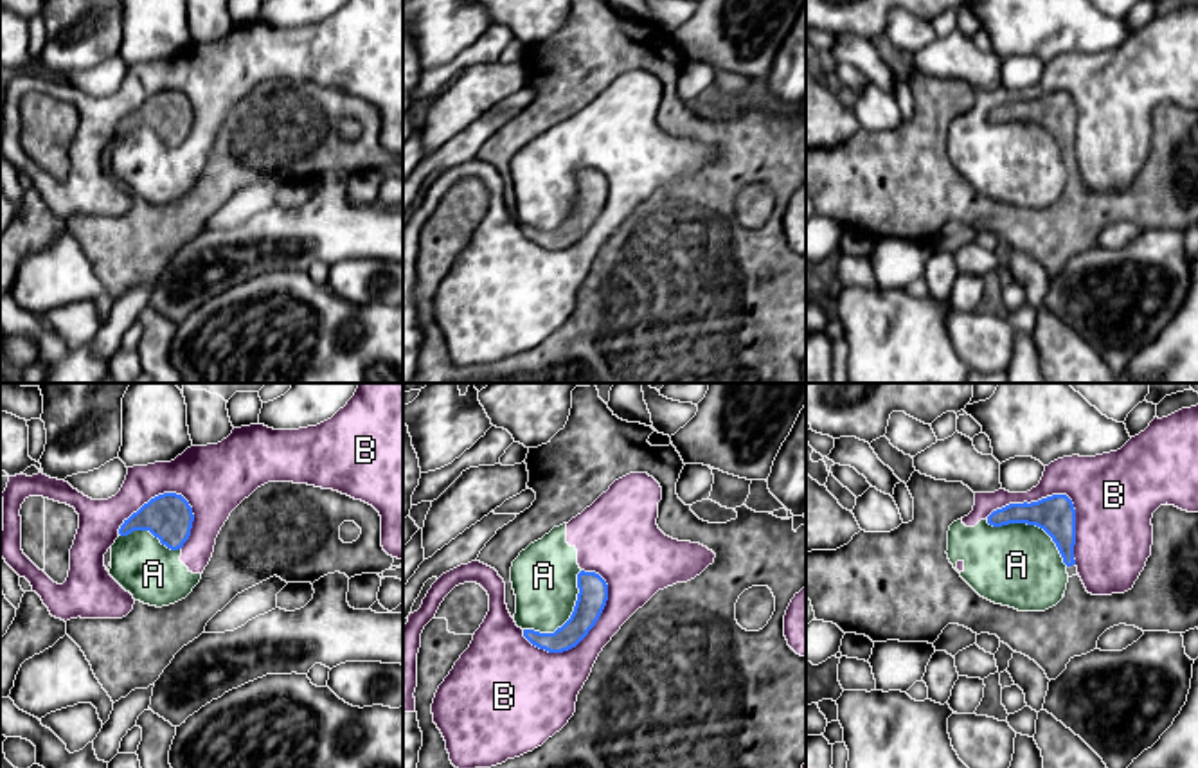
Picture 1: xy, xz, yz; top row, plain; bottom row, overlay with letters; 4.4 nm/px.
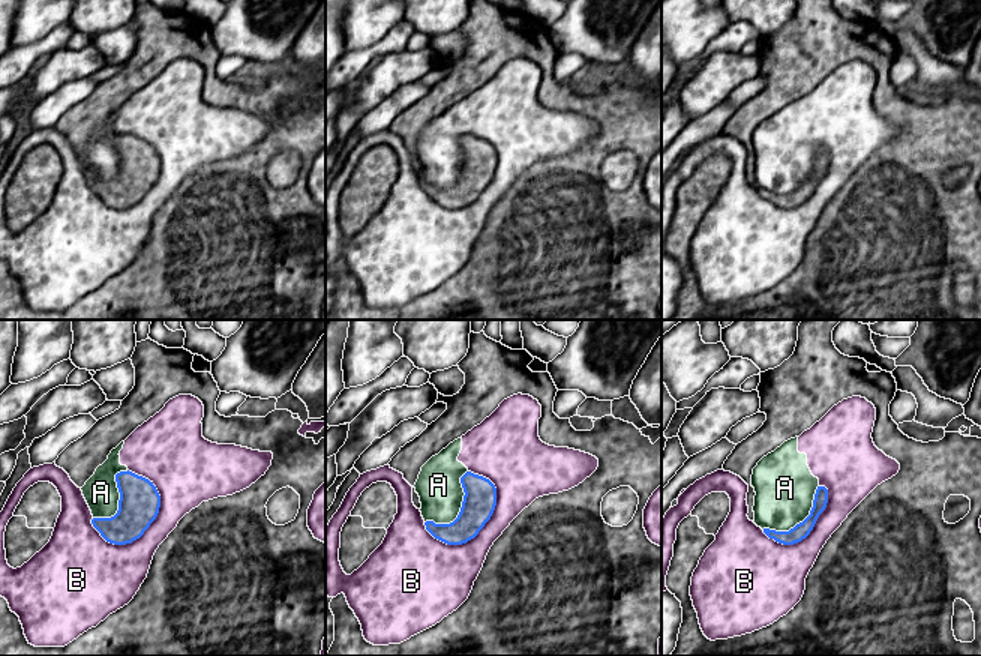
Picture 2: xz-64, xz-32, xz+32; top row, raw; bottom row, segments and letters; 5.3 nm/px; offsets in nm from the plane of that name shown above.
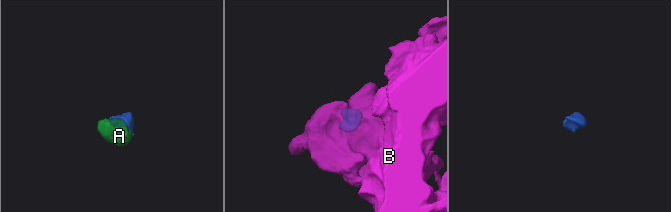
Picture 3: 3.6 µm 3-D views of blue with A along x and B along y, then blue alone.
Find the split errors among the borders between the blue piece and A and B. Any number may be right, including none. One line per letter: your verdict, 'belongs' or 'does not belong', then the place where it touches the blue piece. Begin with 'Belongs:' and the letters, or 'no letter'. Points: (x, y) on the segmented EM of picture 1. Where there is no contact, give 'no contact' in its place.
Belongs: no letter
A: does not belong | yz (1033, 524)
B: does not belong | yz (1060, 495)

